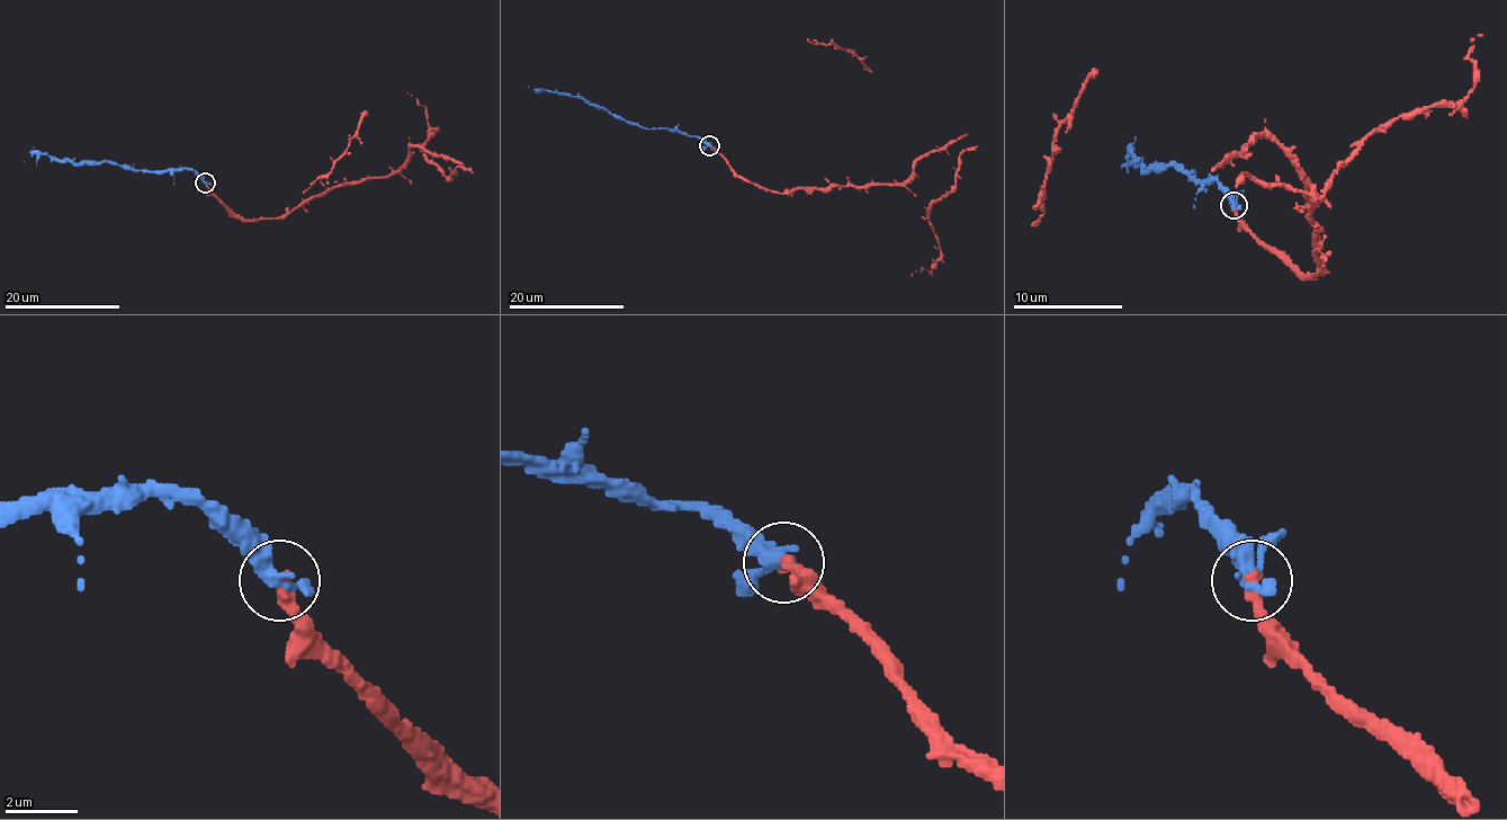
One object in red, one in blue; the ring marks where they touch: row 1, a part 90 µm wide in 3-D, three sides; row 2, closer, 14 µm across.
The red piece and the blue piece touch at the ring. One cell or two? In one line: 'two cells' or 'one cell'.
one cell

